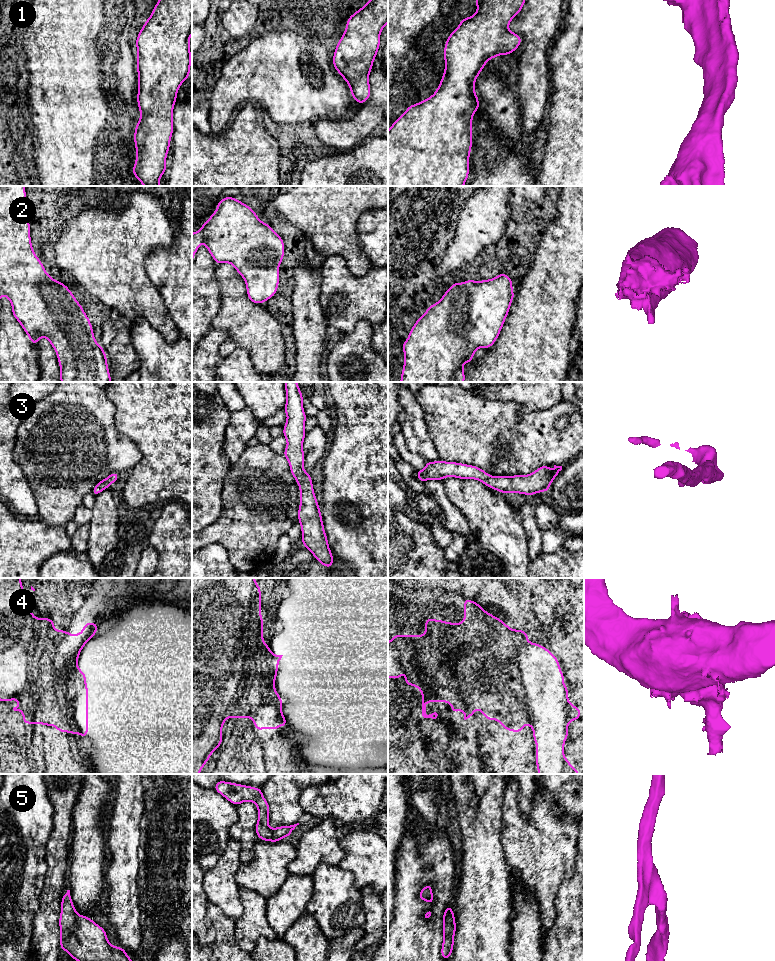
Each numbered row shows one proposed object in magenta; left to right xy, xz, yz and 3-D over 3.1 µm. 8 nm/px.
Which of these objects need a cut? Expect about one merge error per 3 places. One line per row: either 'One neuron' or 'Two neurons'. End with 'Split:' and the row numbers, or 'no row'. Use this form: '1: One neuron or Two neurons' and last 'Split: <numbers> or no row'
1: One neuron
2: One neuron
3: One neuron
4: Two neurons
5: One neuron
Split: 4

